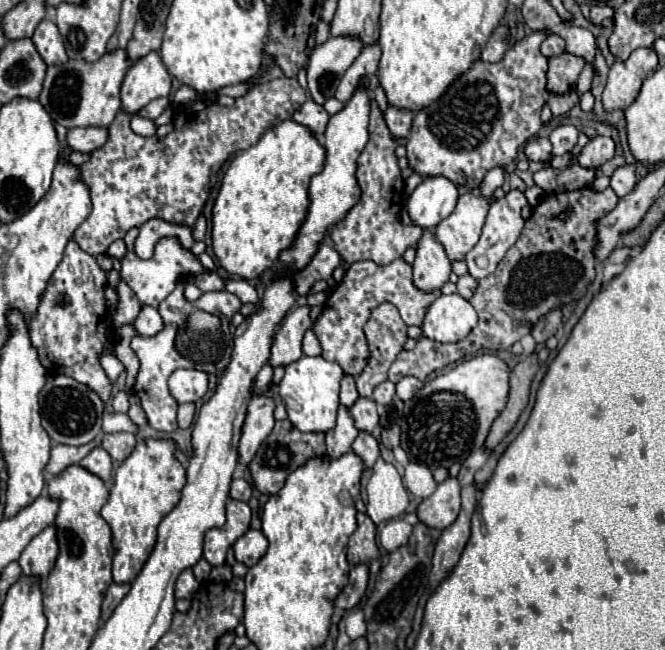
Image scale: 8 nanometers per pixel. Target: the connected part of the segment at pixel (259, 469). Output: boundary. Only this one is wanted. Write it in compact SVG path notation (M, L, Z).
M284 419L284 421L276 421L272 433L264 439L264 443L260 445L256 457L254 457L252 463L250 463L250 473L252 473L252 481L254 481L256 489L258 489L260 493L274 495L274 493L278 493L278 489L282 489L284 479L288 477L288 473L292 473L296 467L304 465L310 457L324 455L324 453L326 453L324 435L316 433L316 453L314 453L314 445L312 445L312 441L314 441L314 437L310 439L310 435L298 431L288 419Z

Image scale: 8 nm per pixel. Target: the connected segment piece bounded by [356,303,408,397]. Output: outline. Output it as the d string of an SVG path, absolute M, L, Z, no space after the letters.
M382 303L372 311L368 323L364 325L364 333L366 333L366 339L368 339L370 359L368 359L366 367L362 369L362 373L356 377L356 387L358 387L360 395L370 397L374 387L386 379L386 373L388 373L392 361L396 359L396 355L404 349L404 343L408 341L408 333L406 333L406 323L400 319L398 309L388 307L388 303Z

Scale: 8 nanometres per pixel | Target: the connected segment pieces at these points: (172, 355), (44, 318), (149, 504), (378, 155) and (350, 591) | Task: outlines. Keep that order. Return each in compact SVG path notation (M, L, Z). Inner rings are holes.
M182 279L176 285L176 291L172 291L160 305L158 305L158 313L162 315L164 321L164 329L152 337L142 337L136 335L132 339L132 349L140 359L140 371L138 371L138 379L134 385L134 393L140 397L142 409L146 411L148 423L156 429L156 431L176 431L178 423L176 423L176 409L178 403L170 397L168 391L168 377L172 371L176 369L198 369L204 371L208 375L216 375L220 377L232 357L232 349L234 349L234 325L232 325L232 317L240 311L240 299L228 291L222 293L204 293L198 303L196 301L188 301L184 297L184 285L186 279ZM192 311L202 311L202 313L210 313L216 315L220 325L218 327L196 327L196 323L190 323L190 315ZM176 339L178 339L178 347L176 347Z
M76 241L66 245L64 257L52 273L42 295L38 311L28 325L32 347L38 351L38 361L50 375L68 375L78 383L94 389L104 401L112 397L112 383L100 365L102 355L116 355L112 341L112 321L104 299L106 273L98 267L96 257L78 247Z
M144 439L136 445L132 455L122 461L114 475L114 487L110 499L102 507L102 517L112 529L112 575L114 583L130 585L140 573L142 565L150 557L156 543L156 527L170 513L178 501L186 483L184 467L174 459L176 445L166 439Z
M372 99L370 101L370 139L368 145L364 147L360 159L358 159L358 185L360 185L360 199L358 203L346 213L346 217L338 223L332 225L330 229L330 239L334 249L340 253L340 257L346 263L356 263L362 259L372 259L380 265L386 265L398 257L404 255L408 247L416 247L422 231L418 225L402 225L400 223L400 209L402 209L402 197L404 197L404 179L402 171L398 167L398 157L396 157L396 147L404 145L406 139L400 137L396 139L386 121L384 113L380 111L378 103Z
M356 565L350 569L350 581L336 597L334 605L338 609L352 609L358 605L368 587L369 569L366 565Z

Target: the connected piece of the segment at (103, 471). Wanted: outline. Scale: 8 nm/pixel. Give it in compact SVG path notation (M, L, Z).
M102 447L94 449L88 457L84 457L80 461L80 465L86 467L88 471L92 471L94 475L98 475L104 481L112 479L112 459L110 459L110 455Z

